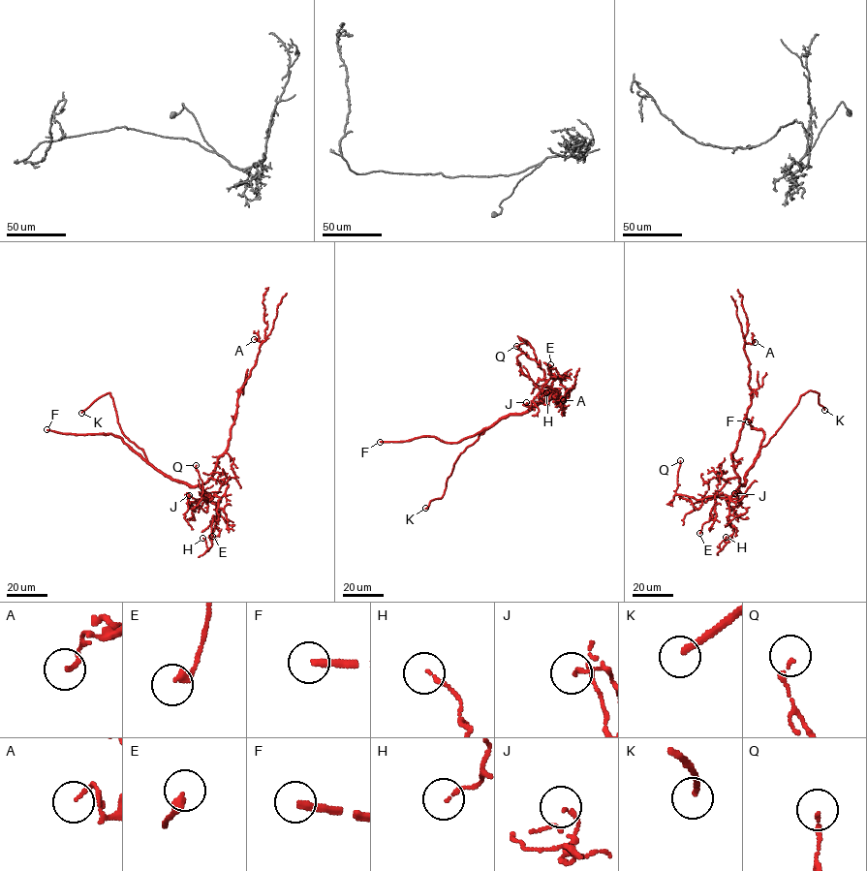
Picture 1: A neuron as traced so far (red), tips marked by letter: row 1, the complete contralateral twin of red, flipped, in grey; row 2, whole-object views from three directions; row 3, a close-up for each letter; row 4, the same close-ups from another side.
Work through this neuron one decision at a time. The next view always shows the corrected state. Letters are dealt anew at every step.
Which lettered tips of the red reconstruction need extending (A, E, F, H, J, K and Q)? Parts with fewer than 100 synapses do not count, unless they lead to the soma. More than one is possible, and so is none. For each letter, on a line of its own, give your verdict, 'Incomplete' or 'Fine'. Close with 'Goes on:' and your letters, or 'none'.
A: Fine
E: Fine
F: Incomplete
H: Fine
J: Fine
K: Incomplete
Q: Fine
Goes on: F, K

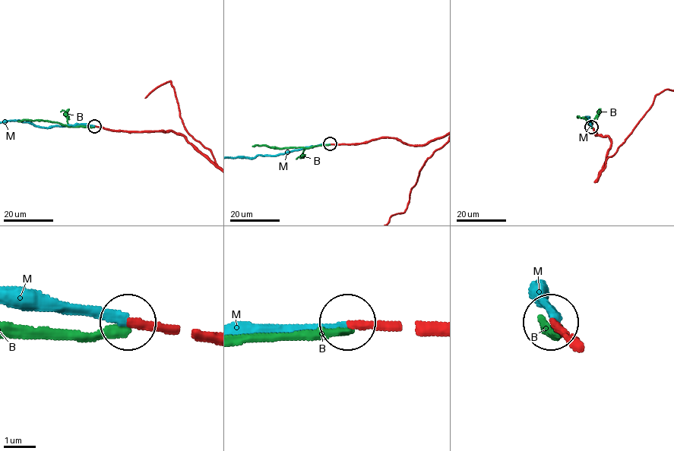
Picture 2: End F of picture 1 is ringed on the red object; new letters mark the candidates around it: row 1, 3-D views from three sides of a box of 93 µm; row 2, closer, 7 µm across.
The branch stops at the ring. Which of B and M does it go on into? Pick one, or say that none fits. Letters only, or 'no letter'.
M

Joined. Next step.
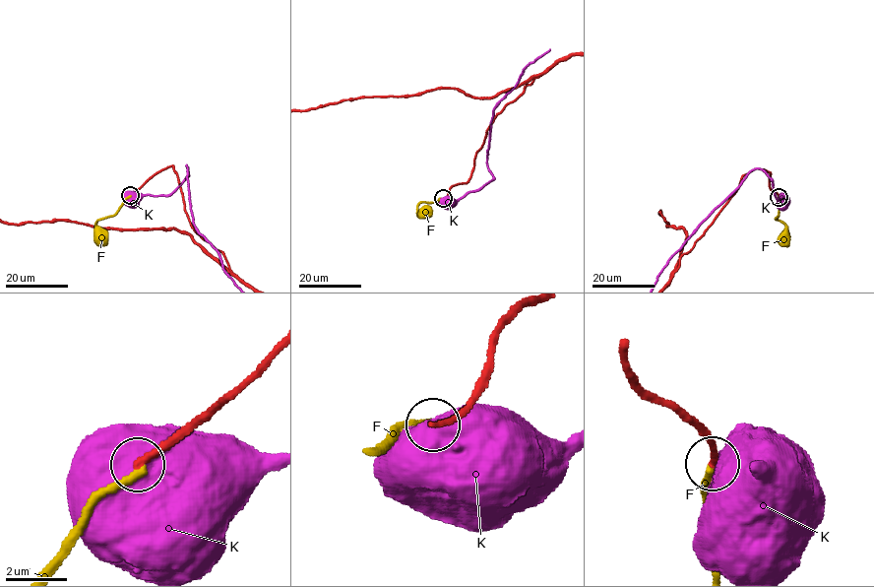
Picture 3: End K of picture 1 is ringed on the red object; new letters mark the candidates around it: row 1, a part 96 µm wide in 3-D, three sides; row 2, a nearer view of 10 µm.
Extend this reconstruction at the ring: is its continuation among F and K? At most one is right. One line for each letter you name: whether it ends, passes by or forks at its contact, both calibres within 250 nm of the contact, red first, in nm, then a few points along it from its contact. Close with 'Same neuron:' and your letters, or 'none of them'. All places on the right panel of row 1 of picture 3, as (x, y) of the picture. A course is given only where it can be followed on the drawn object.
Same neuron: none of them

